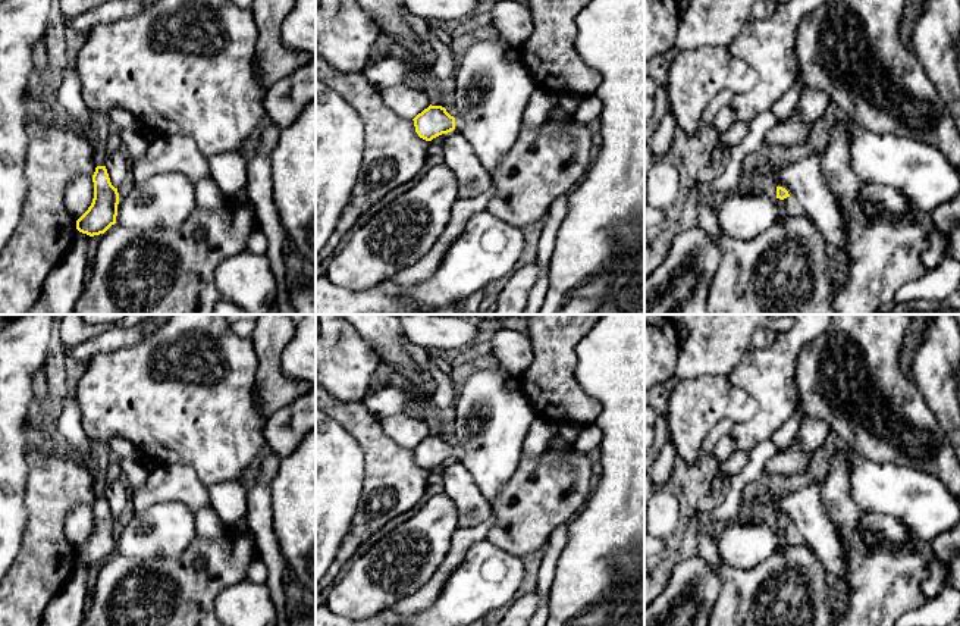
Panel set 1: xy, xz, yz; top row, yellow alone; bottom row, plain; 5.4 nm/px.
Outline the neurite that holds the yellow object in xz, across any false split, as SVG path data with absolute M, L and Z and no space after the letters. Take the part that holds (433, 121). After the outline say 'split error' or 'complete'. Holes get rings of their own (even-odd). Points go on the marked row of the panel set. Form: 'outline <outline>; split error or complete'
outline M429 106L414 119L415 132L420 138L432 141L433 138L448 134L451 131L461 131L464 120L462 118L451 116L442 106Z; split error

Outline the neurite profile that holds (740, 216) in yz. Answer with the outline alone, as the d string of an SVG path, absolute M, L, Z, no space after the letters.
M762 188L746 195L735 191L725 194L722 203L713 206L713 212L727 237L749 241L784 219L790 200L791 197L771 197Z

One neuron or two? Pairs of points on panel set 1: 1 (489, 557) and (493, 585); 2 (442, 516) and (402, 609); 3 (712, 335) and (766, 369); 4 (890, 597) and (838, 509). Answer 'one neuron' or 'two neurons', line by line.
1: one neuron
2: two neurons
3: two neurons
4: one neuron

